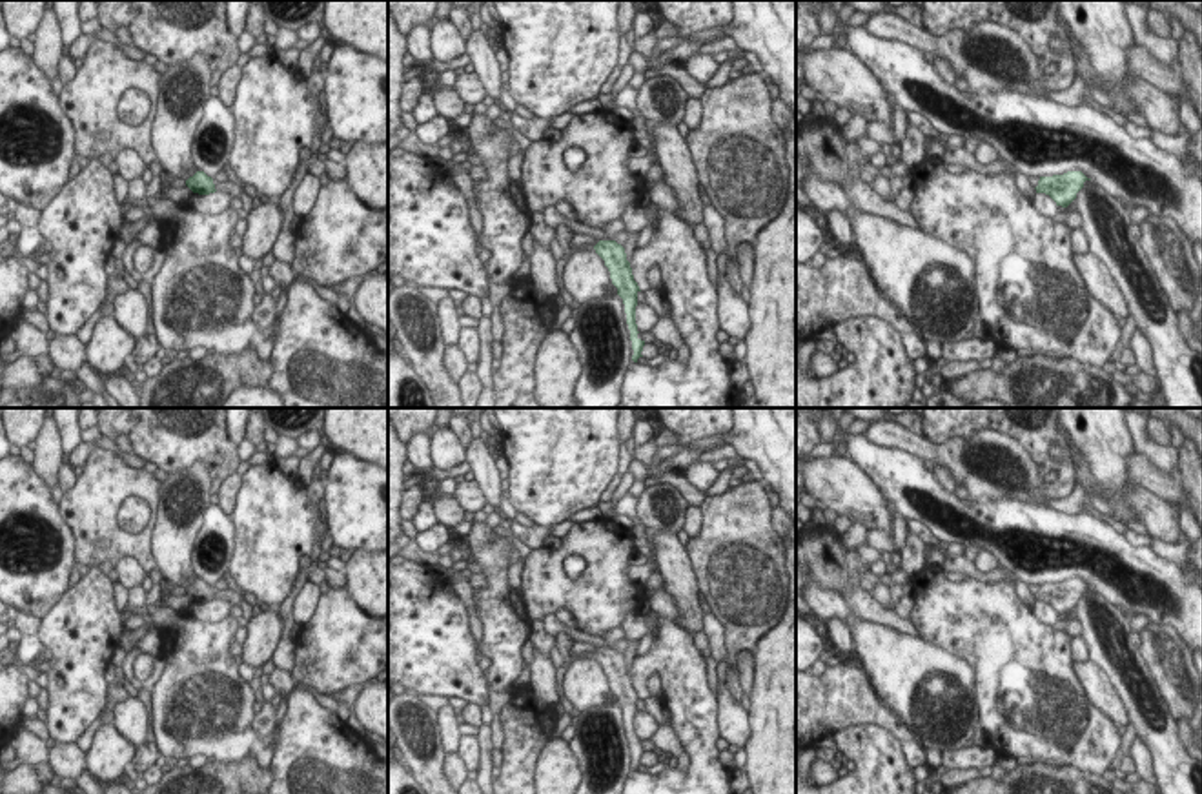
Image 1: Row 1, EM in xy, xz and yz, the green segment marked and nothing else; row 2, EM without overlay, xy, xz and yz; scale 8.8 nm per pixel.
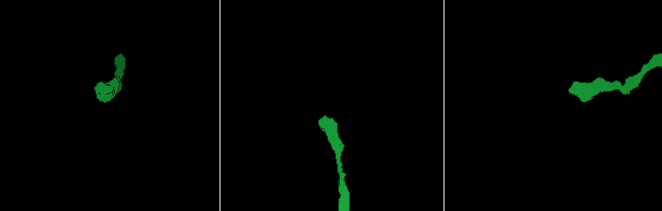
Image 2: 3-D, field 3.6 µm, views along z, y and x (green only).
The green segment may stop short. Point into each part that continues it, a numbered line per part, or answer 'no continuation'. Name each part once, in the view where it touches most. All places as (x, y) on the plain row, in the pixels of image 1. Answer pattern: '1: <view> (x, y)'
no continuation

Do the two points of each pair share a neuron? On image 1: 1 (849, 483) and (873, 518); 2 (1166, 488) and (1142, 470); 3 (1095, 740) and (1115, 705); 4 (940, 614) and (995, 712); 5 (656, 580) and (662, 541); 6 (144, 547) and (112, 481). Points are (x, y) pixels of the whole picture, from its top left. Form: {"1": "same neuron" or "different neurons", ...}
{"1": "same neuron", "2": "same neuron", "3": "different neurons", "4": "same neuron", "5": "different neurons", "6": "same neuron"}

